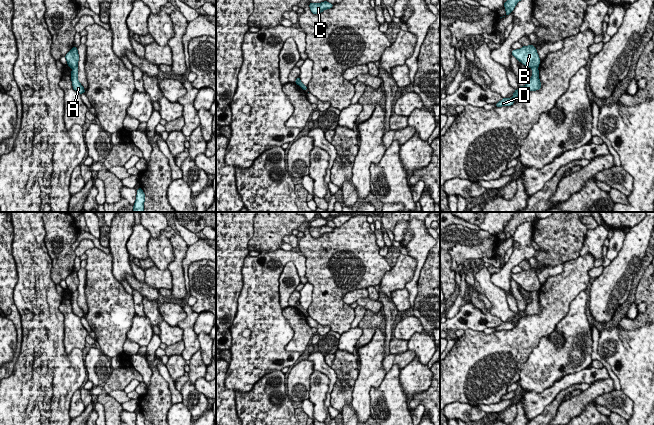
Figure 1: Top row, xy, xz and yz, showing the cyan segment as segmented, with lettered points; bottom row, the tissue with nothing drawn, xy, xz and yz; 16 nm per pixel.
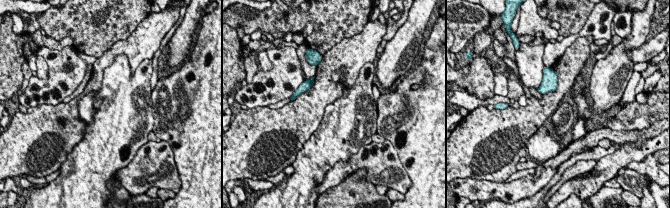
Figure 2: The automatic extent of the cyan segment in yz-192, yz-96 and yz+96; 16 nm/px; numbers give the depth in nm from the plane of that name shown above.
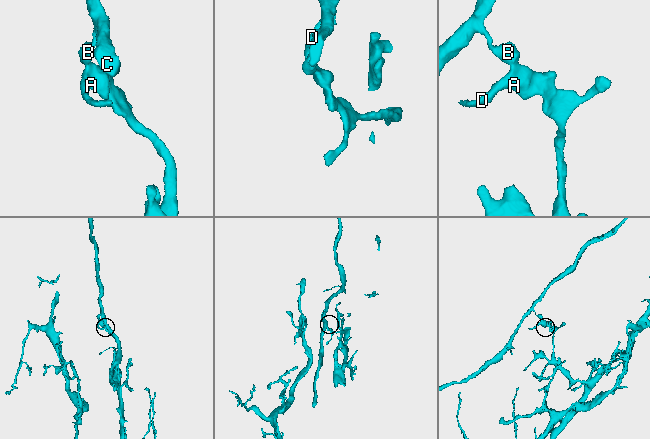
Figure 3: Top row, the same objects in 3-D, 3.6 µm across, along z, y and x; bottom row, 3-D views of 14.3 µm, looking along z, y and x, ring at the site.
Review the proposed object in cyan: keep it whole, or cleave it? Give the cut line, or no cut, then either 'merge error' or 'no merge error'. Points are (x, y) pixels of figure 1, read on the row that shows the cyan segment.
cut in yz along (537, 66), (532, 68); merge error

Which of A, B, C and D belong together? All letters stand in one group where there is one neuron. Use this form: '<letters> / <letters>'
A D / B C

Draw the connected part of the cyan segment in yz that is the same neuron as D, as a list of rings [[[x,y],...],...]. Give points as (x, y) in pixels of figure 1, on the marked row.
[[[538,67],[532,68],[532,77],[529,80],[526,80],[526,85],[524,87],[519,86],[517,90],[513,93],[512,98],[502,98],[502,100],[496,103],[496,107],[501,106],[511,106],[513,105],[515,99],[522,93],[527,91],[535,91],[541,88],[541,82],[539,80],[539,71]]]

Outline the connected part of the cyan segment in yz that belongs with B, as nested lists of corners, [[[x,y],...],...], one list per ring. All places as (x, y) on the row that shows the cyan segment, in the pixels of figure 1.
[[[533,45],[523,46],[521,49],[517,50],[512,49],[512,55],[526,67],[538,67],[540,64],[536,47]]]

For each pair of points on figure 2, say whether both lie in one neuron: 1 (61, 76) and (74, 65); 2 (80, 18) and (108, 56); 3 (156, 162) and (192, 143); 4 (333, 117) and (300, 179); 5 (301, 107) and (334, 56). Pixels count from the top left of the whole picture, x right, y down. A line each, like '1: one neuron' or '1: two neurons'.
1: one neuron
2: two neurons
3: two neurons
4: one neuron
5: one neuron

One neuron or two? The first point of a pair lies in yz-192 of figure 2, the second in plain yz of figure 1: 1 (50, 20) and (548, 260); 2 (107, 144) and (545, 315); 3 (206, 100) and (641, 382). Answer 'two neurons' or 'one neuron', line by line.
1: one neuron
2: two neurons
3: one neuron

